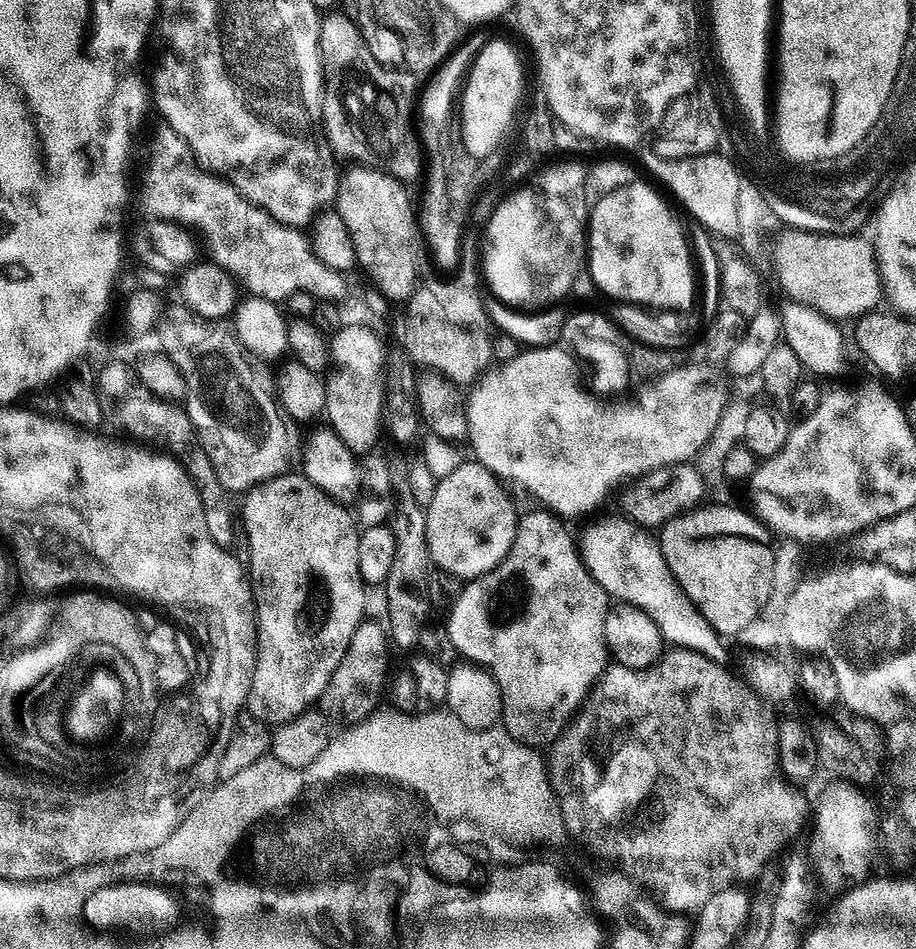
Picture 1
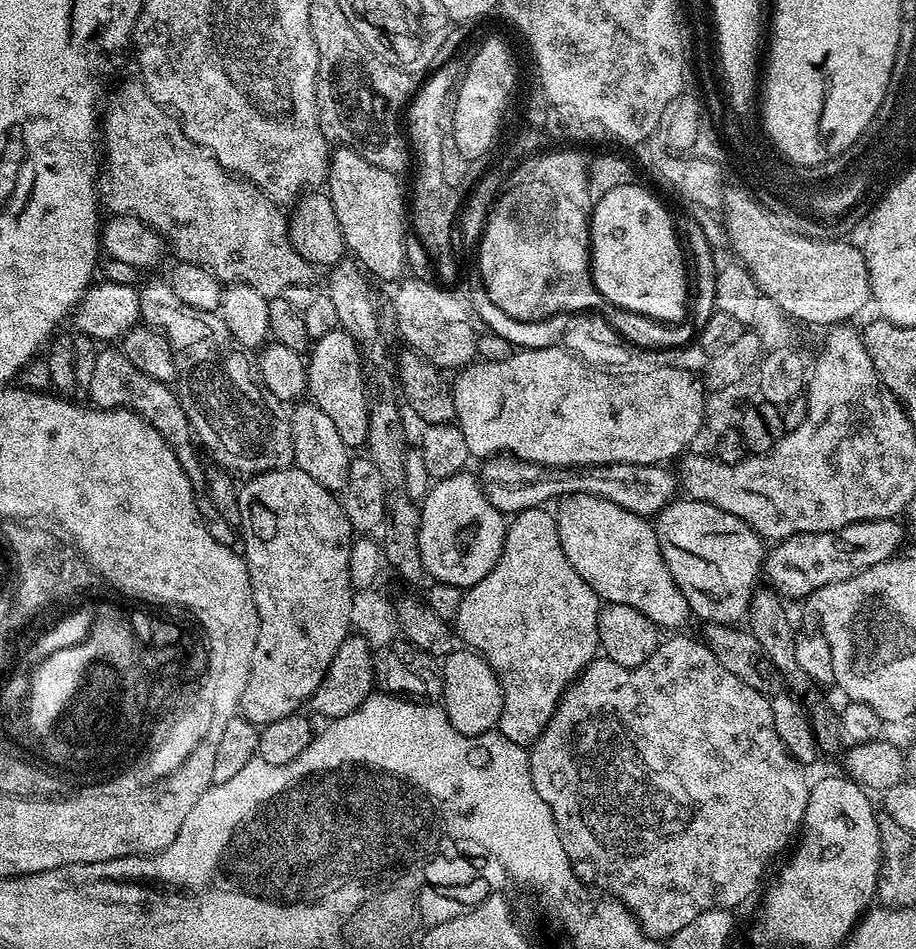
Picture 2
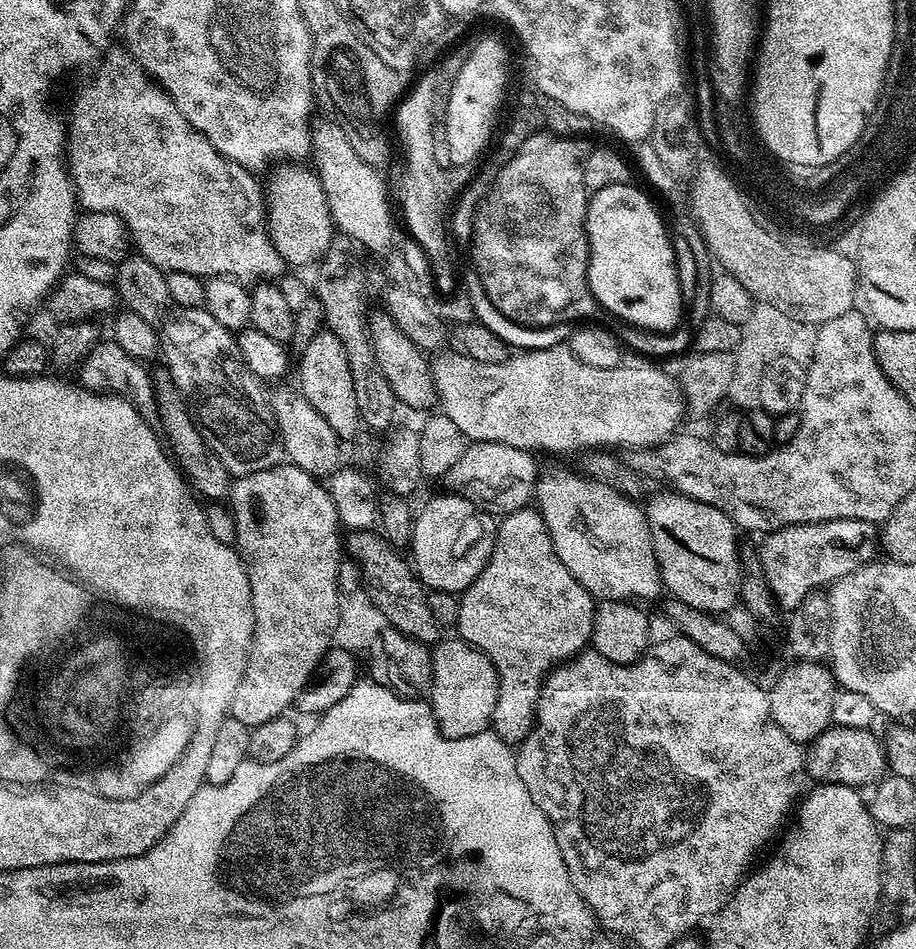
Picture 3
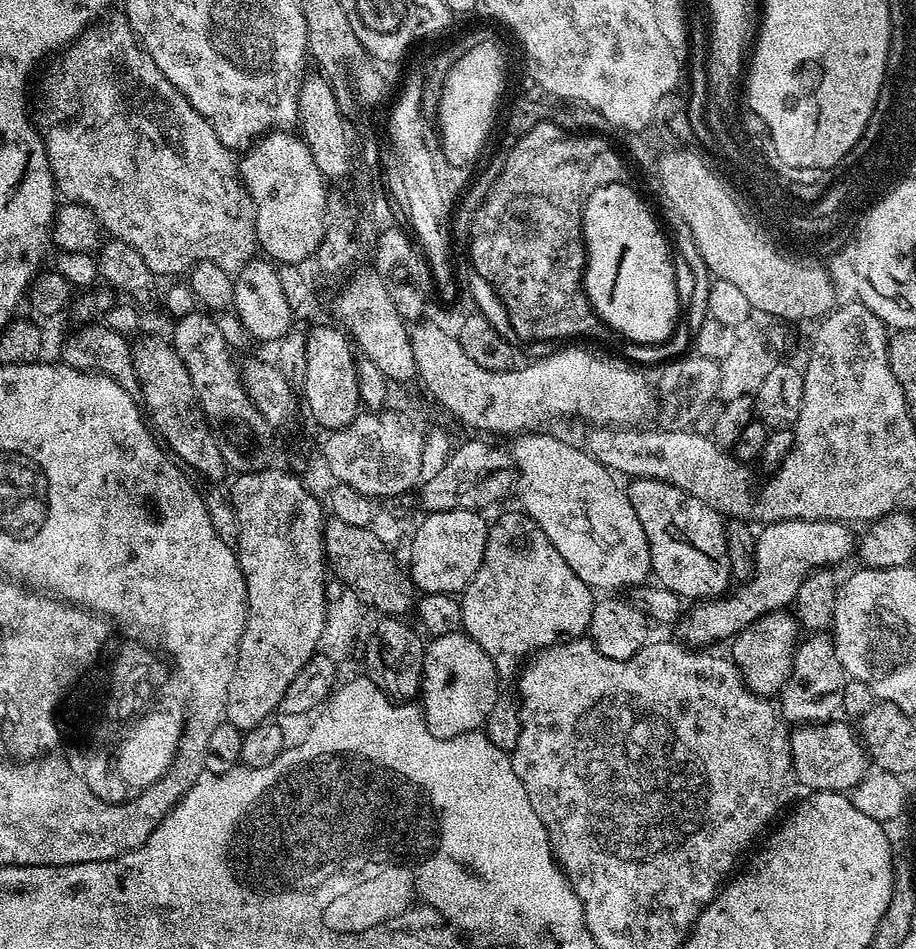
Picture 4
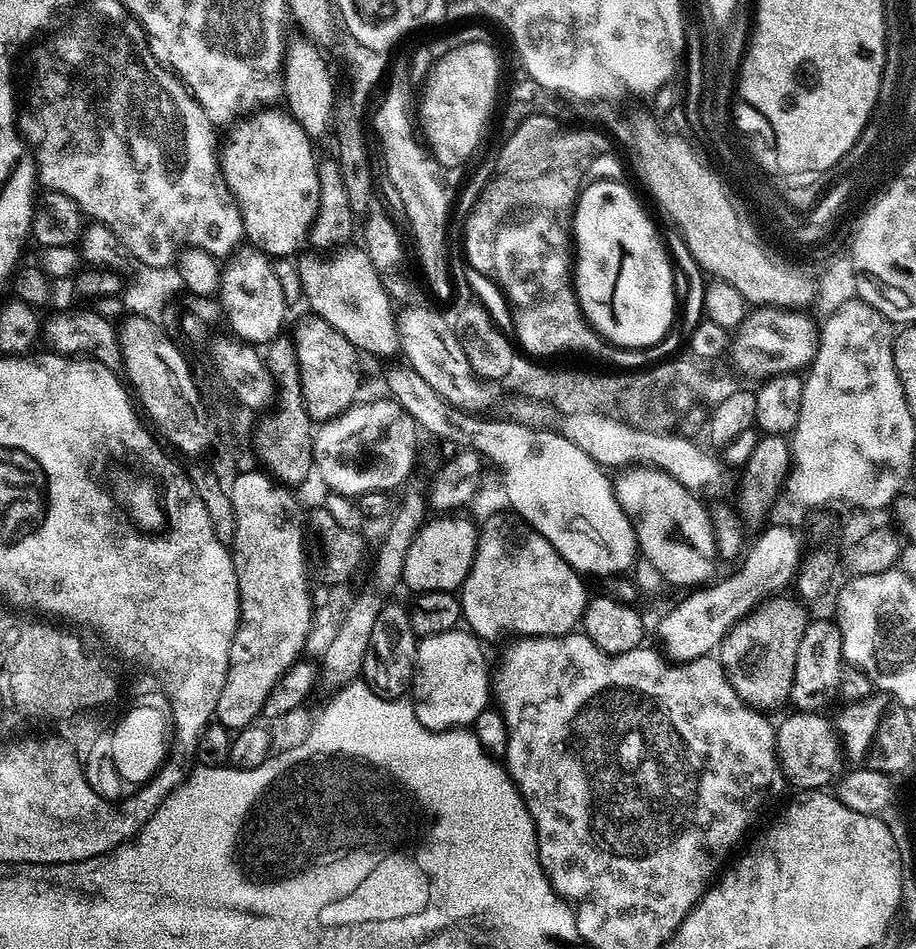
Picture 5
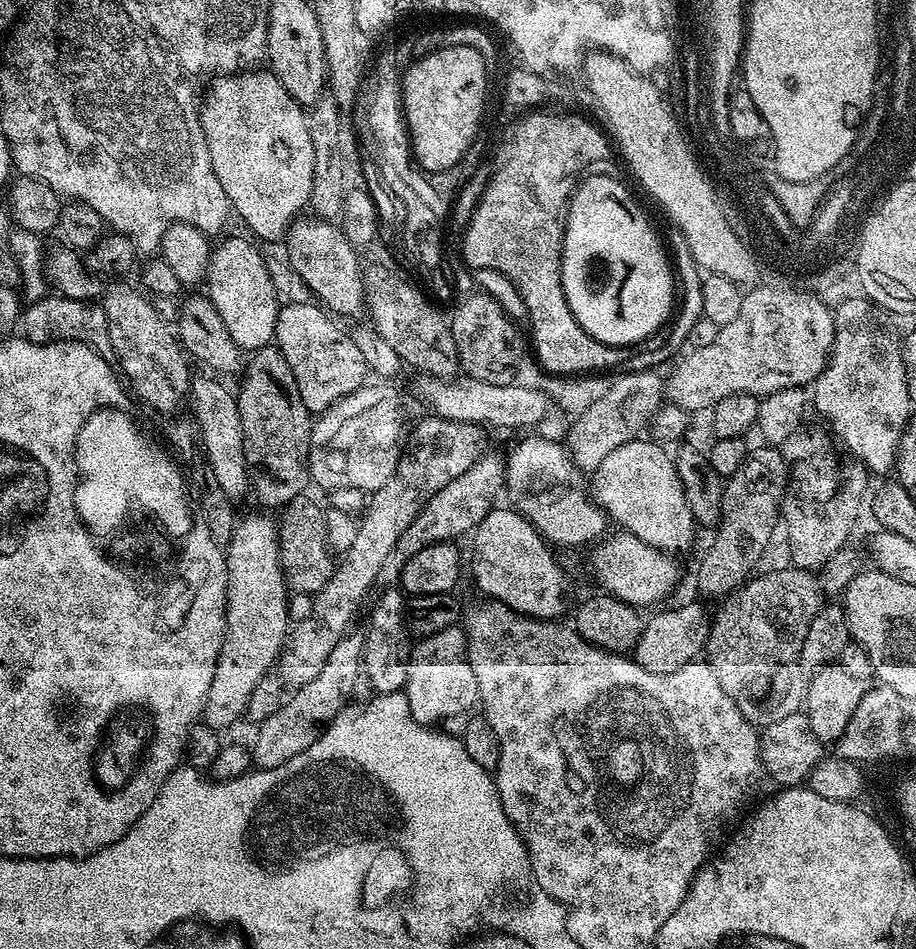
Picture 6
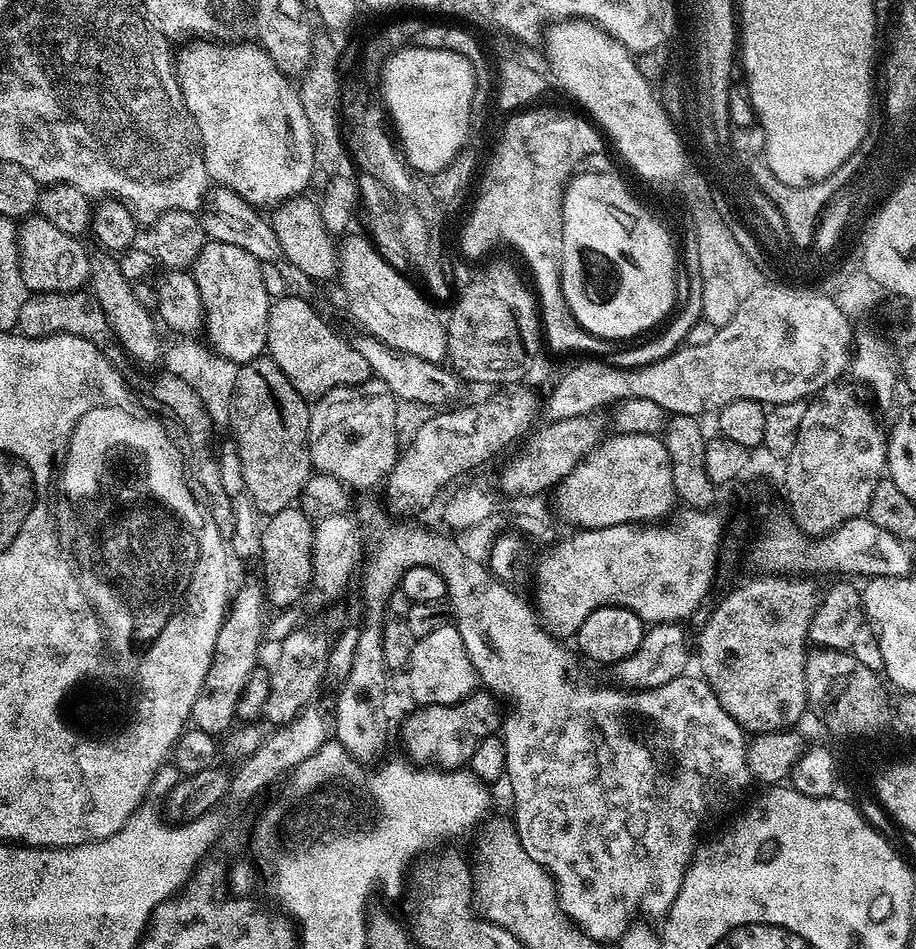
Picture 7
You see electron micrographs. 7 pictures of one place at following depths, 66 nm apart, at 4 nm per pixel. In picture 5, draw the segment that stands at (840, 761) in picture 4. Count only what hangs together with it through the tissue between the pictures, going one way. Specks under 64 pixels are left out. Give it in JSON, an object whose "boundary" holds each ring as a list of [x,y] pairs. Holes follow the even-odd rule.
{"boundary":[[[796,710],[793,716],[785,718],[781,724],[775,725],[776,729],[776,760],[780,763],[780,770],[784,773],[785,781],[793,784],[796,790],[824,790],[829,787],[841,775],[840,760],[842,761],[842,745],[839,736],[836,735],[834,724],[816,710]]]}

